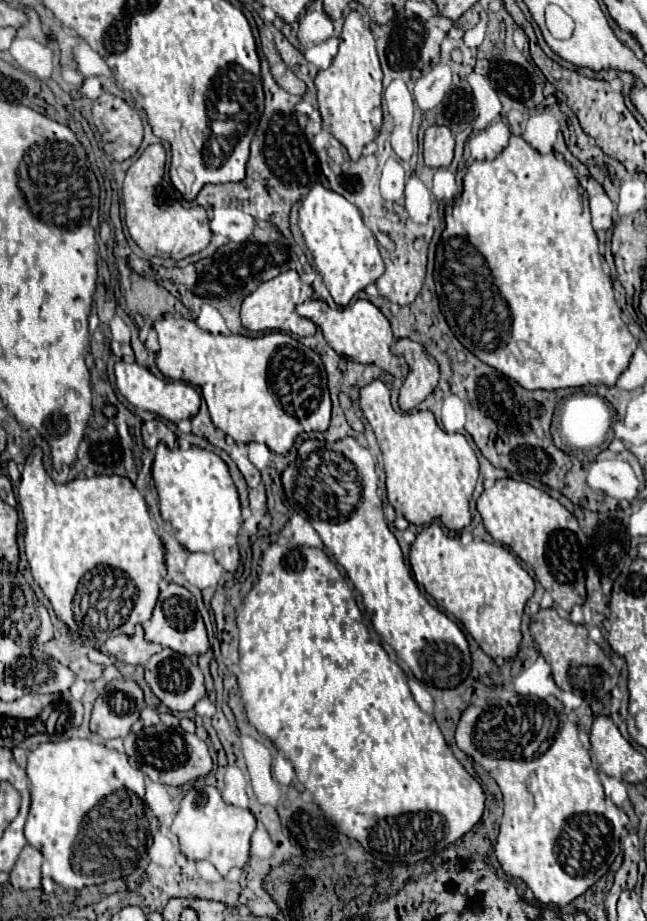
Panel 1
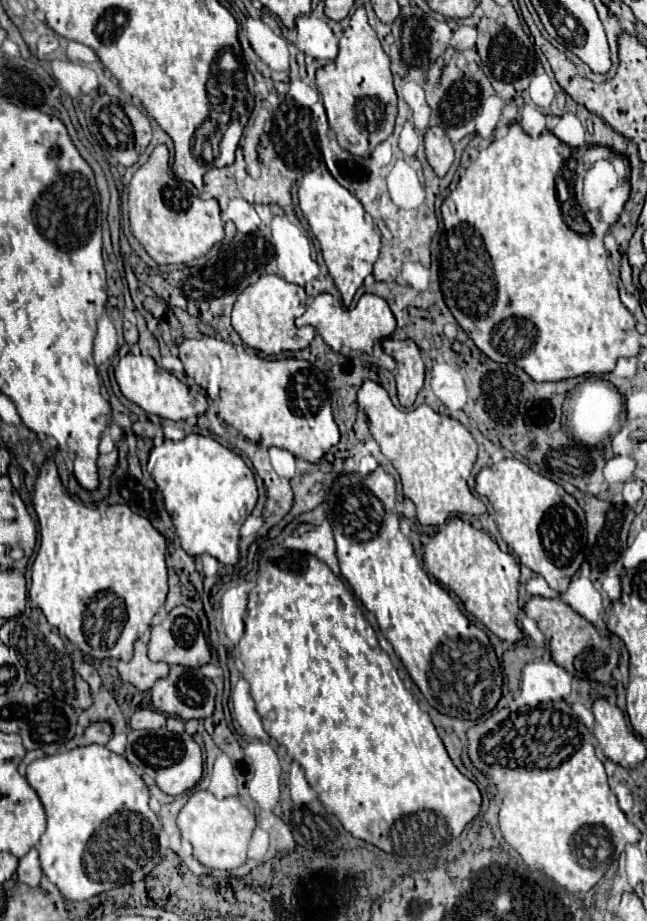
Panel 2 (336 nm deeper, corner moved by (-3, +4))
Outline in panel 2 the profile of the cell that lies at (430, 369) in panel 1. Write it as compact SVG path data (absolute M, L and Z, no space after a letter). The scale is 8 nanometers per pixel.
M384 340L384 352L388 352L392 358L396 358L398 374L396 374L396 386L398 386L398 398L404 408L410 408L418 396L418 392L424 386L424 358L420 348L414 344L414 340Z

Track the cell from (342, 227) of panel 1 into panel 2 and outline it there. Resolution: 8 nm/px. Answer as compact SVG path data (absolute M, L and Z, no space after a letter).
M324 164L302 178L298 196L300 196L300 210L310 224L310 230L320 242L324 262L336 288L342 294L342 302L344 306L350 306L356 290L362 286L364 278L372 274L374 262L378 260L380 232L370 214L366 214L362 204L356 200L356 196L352 196L346 188L342 188L332 178L332 174Z

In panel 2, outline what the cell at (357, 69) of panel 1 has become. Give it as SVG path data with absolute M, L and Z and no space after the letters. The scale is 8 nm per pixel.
M364 6L356 8L352 14L350 24L340 38L340 54L336 60L316 70L316 84L328 114L328 124L336 132L338 144L344 150L356 156L370 156L374 146L392 134L396 118L396 90L392 86L390 58L382 50L376 32L370 28Z

